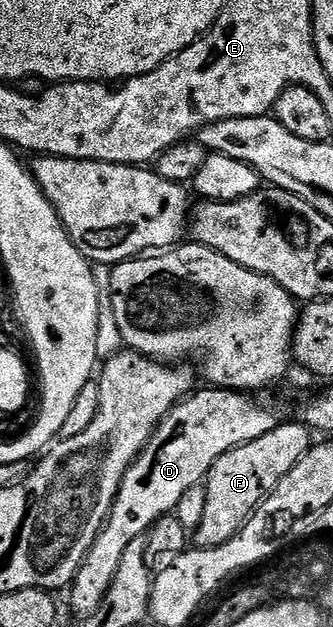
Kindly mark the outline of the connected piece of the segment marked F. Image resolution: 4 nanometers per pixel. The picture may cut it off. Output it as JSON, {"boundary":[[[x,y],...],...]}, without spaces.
{"boundary":[[[281,421],[274,432],[266,432],[266,436],[258,436],[258,440],[250,440],[219,458],[210,468],[208,477],[203,483],[206,492],[206,508],[202,511],[202,524],[194,531],[194,542],[197,547],[226,544],[240,529],[248,523],[252,513],[259,508],[272,489],[306,456],[306,452],[314,445],[313,431],[303,421]]]}

